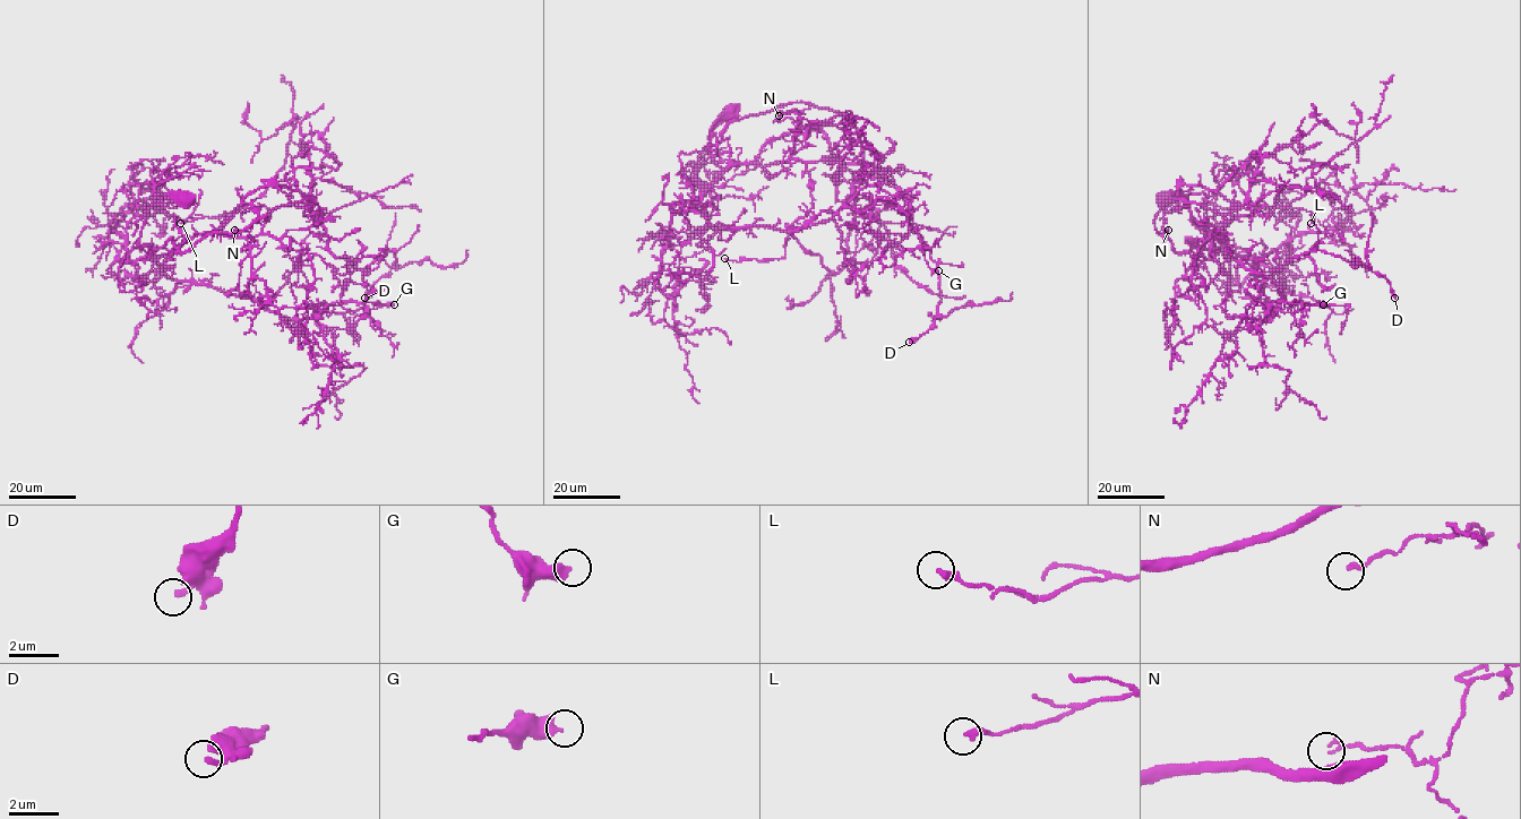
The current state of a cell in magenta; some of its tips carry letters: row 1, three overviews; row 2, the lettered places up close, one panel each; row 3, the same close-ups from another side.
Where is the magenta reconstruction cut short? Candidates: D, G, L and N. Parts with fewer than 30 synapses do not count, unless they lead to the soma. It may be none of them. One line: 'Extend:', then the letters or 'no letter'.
Extend: no letter

